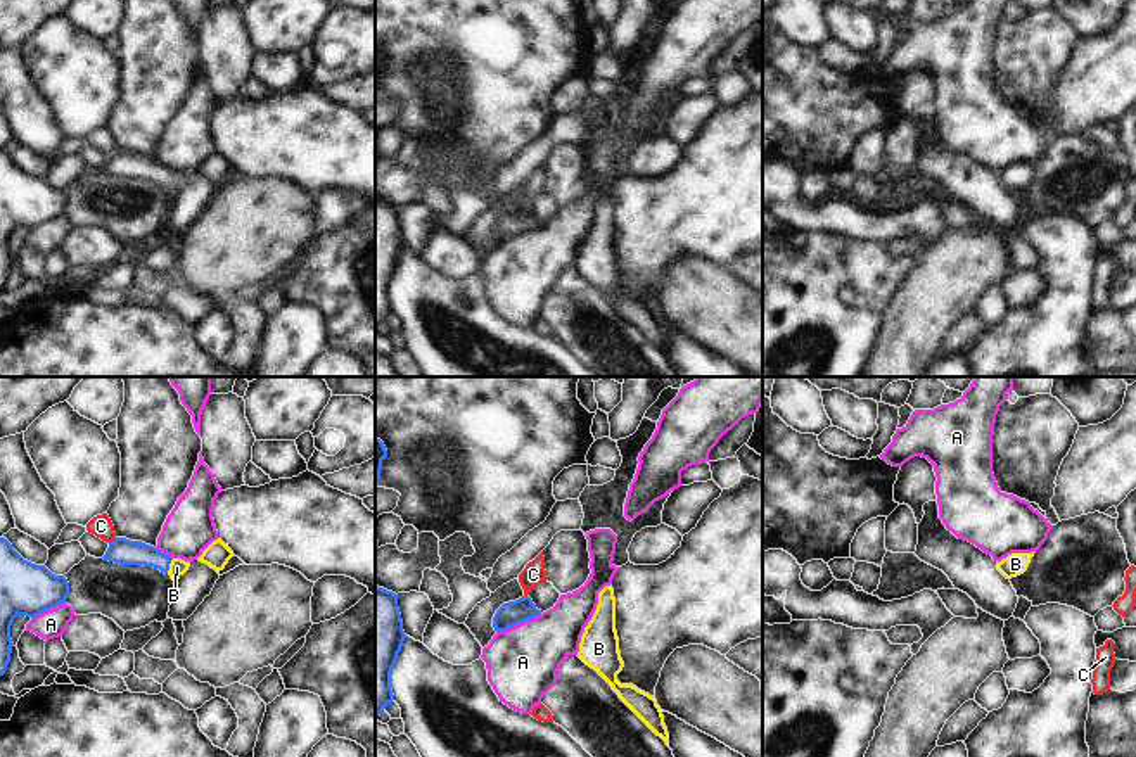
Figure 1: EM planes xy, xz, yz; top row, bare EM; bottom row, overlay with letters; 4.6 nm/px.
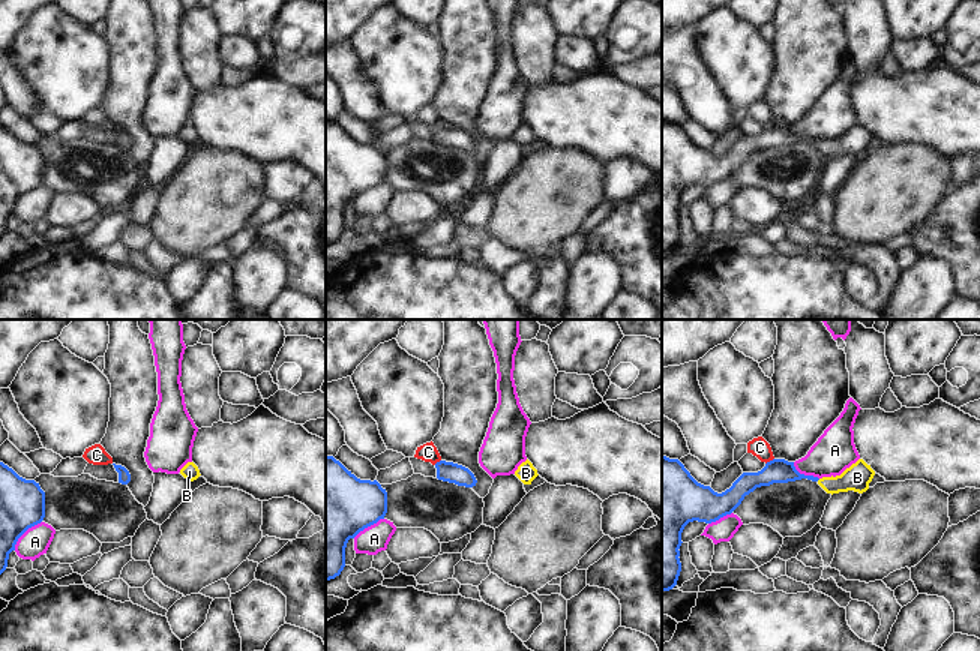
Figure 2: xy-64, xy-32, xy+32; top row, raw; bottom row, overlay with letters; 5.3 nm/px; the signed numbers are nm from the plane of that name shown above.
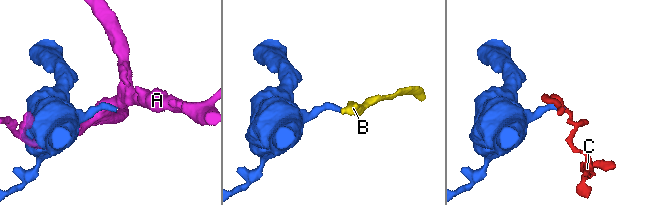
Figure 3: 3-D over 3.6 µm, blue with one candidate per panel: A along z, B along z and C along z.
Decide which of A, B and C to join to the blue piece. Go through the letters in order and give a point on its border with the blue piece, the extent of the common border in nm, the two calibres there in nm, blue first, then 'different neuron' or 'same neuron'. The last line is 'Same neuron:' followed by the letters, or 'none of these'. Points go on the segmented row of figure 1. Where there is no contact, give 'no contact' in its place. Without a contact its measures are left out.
A: meets blue in xz at (519, 623); contact 240 nm long; 120 nm thick on the blue side, 340 nm on the other; different neuron
B: meets blue in xy at (168, 566); contact 80 nm long; 120 nm thick on the blue side, 80 nm on the other; same neuron
C: meets blue in xy at (114, 540); contact 50 nm long; 120 nm thick on the blue side, 100 nm on the other; different neuron
Same neuron: B

